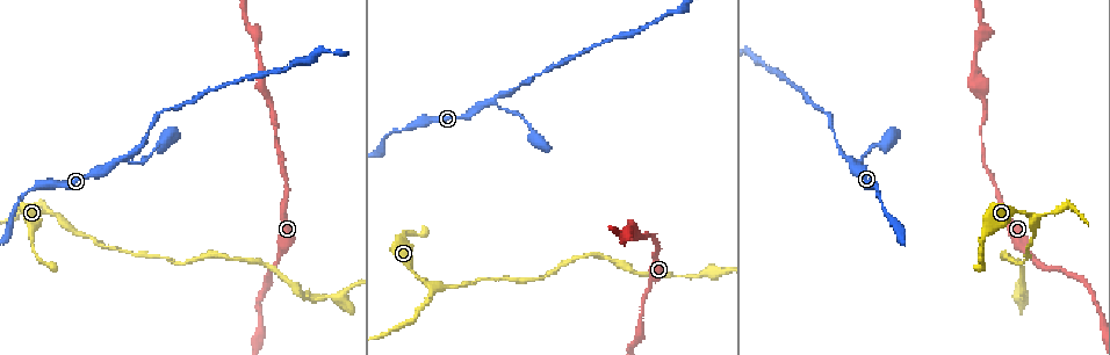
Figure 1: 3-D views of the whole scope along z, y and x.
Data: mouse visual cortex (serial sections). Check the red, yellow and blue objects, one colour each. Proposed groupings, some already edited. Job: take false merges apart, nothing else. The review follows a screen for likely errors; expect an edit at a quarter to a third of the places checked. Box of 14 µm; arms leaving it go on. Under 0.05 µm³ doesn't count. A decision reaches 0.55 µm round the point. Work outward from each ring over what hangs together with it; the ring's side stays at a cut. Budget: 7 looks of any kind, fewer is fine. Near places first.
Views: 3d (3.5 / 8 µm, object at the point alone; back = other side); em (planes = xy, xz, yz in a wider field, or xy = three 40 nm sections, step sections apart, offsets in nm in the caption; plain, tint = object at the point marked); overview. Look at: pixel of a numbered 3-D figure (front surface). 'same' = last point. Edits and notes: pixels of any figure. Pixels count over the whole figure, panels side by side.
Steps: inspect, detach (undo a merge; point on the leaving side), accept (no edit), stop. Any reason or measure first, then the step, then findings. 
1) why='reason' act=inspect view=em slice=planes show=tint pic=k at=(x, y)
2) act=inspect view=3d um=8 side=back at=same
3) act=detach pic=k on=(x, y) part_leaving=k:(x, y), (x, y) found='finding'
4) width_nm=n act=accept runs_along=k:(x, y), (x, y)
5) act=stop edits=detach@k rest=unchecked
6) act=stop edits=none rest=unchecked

why='sharp bend' act=inspect view=3d um=3.5 side=back pic=1 at=(429, 289)

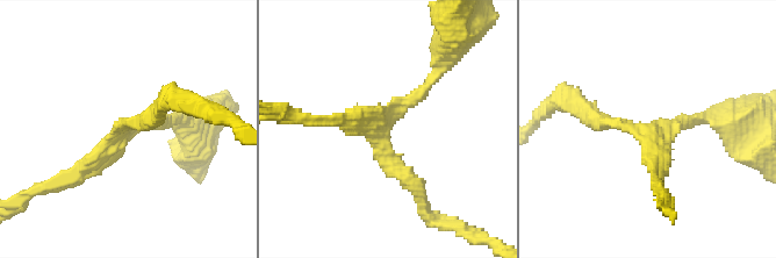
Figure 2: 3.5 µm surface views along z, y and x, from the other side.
arms=3 arm_widths_nm=150,200,200 act=inspect view=em slice=xy step=2 show=tint pic=2 at=(122, 134)

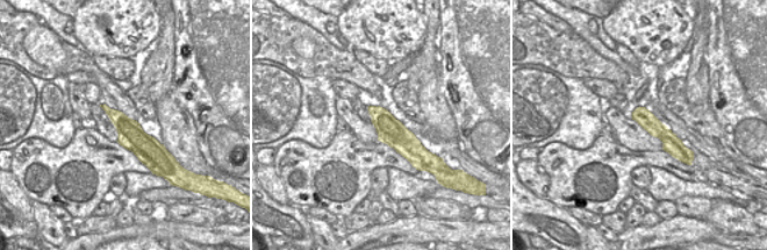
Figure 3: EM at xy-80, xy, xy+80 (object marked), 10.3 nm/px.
act=inspect view=em slice=xy step=1 show=tint at=same

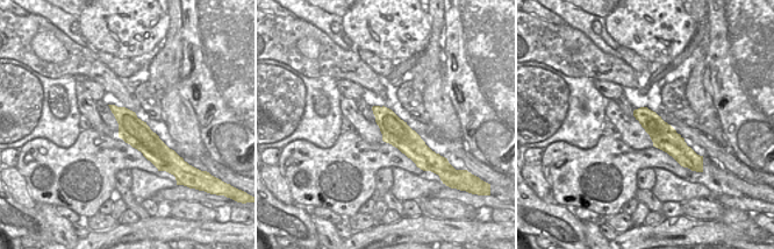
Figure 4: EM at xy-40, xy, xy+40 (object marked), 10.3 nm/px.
act=accept runs_along=2:(178, 116), (128, 128), (60, 178) found='all the same cell'

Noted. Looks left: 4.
why='arms part here' act=inspect view=3d um=3.5 pic=1 at=(640, 234)

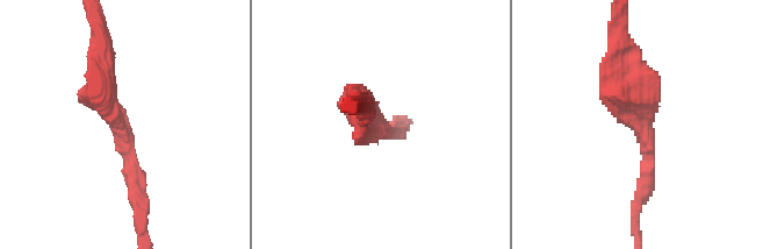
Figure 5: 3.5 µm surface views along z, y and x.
act=inspect view=em slice=planes show=tint pic=5 at=(117, 120)

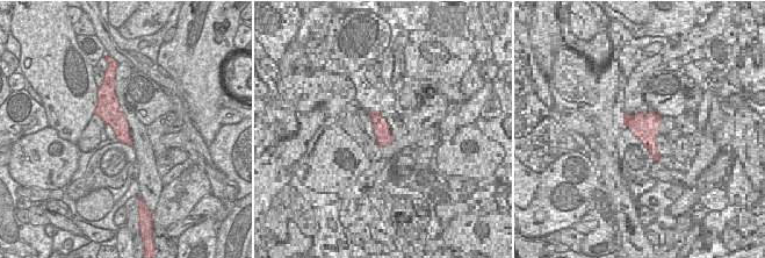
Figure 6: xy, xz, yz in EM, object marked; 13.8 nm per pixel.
act=accept runs_along=5:(137, 191), (102, 101), (102, 48) found='continuous, no second cell'

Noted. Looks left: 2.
act=stop edits=none rest=unchecked

